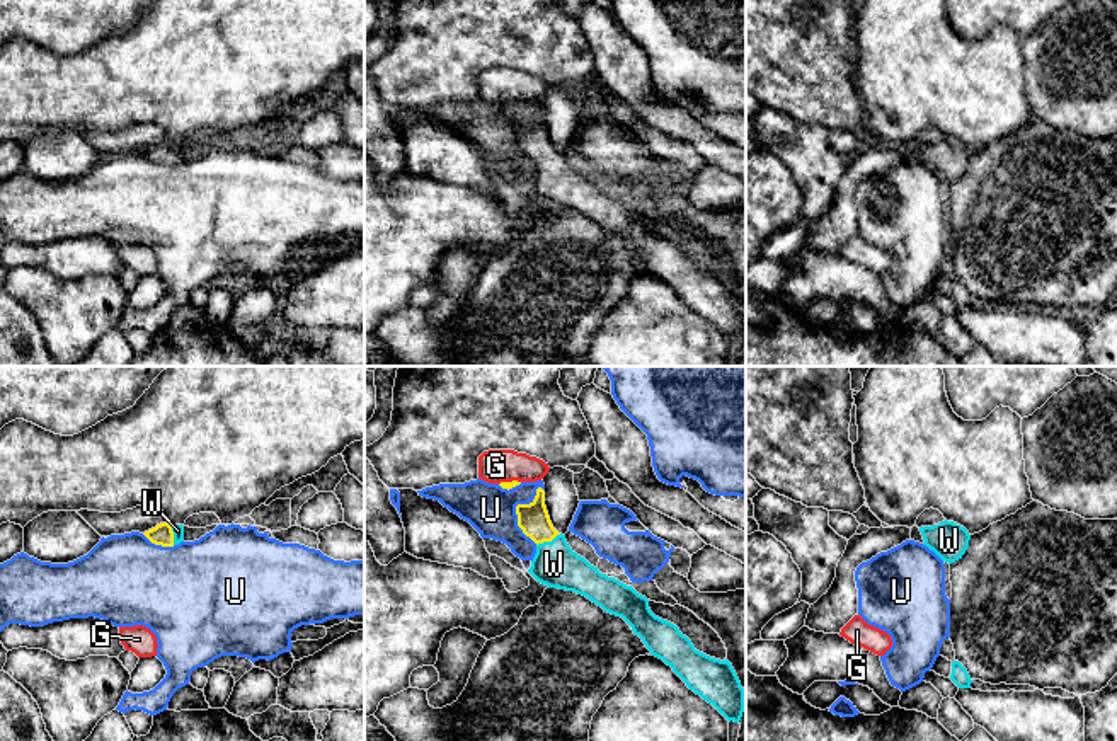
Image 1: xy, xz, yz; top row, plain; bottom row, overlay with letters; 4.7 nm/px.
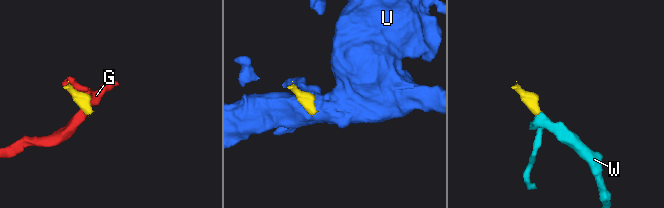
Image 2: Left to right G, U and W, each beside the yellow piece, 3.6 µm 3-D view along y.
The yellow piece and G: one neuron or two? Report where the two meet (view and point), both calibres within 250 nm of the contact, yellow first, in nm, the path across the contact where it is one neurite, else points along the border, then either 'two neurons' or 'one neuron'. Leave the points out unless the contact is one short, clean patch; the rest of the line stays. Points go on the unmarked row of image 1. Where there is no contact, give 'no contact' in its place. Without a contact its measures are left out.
contact xz (509, 101); calibres 40 and 160 nm; border xz (520, 99), (503, 99), (499, 103); two neurons

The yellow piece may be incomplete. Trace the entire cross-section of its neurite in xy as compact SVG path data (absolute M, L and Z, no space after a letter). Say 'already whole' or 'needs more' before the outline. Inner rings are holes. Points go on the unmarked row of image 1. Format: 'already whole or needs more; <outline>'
needs more; M160 141L143 153L155 164L174 165L184 160L184 145L174 141Z

